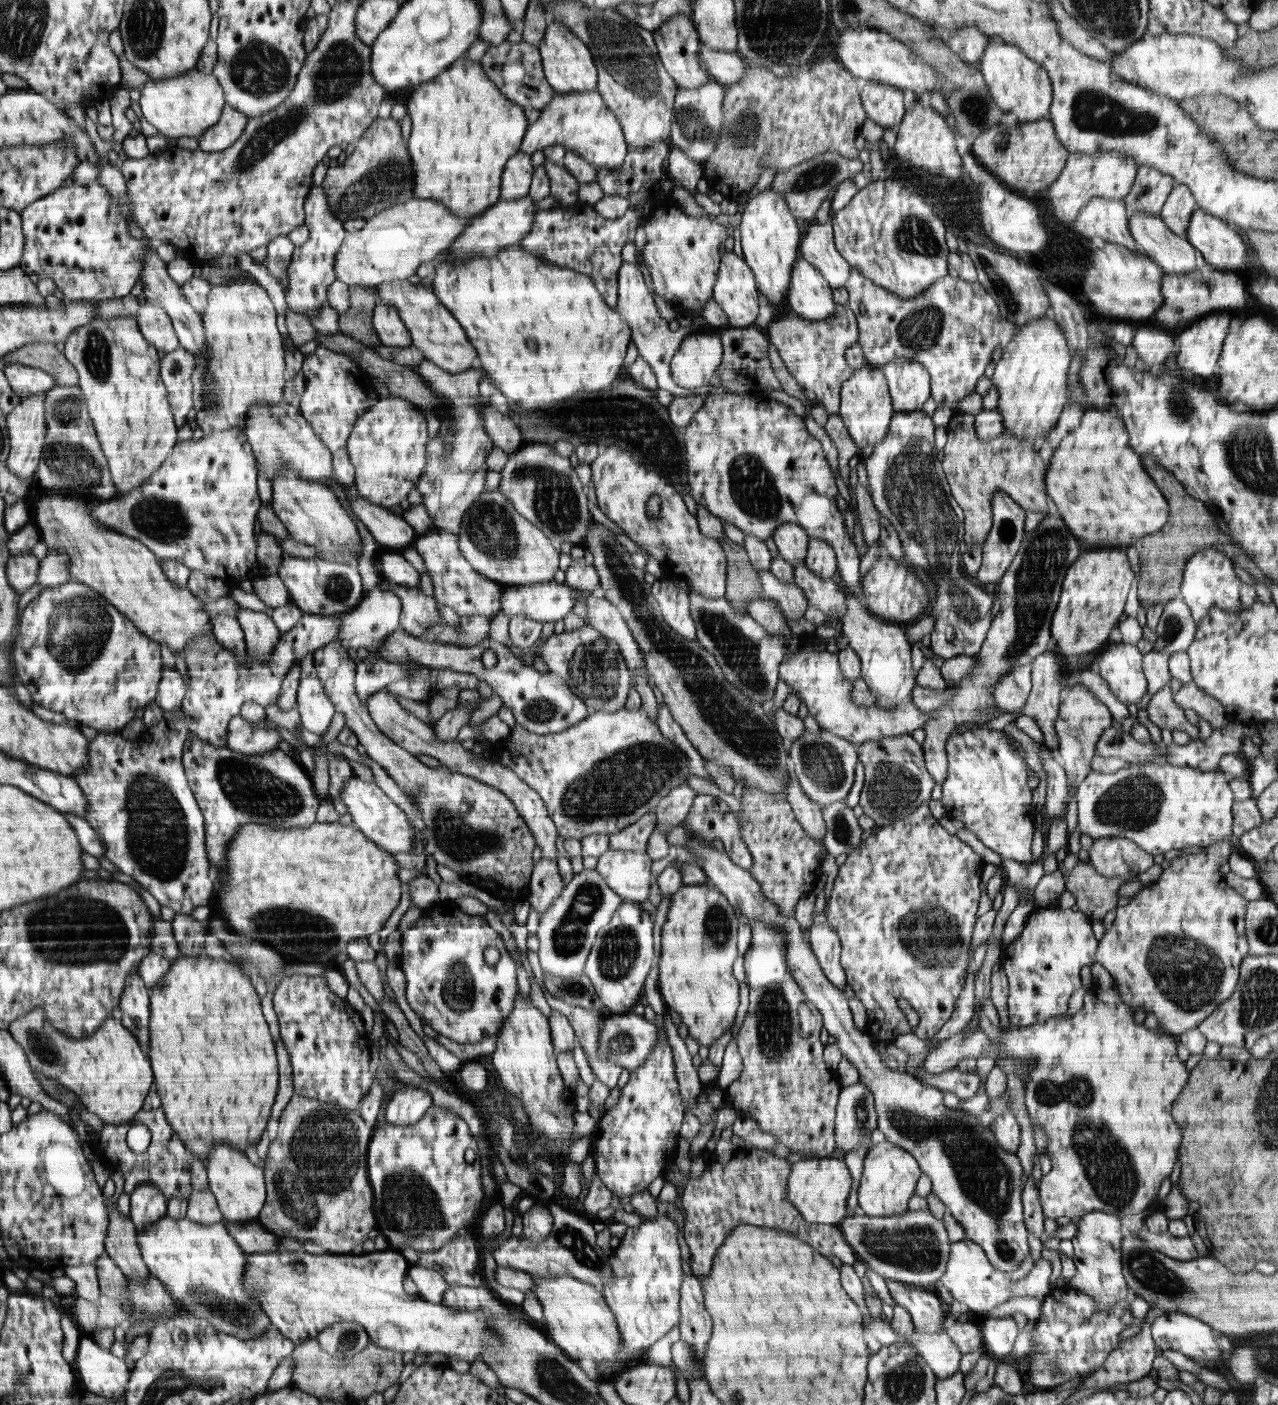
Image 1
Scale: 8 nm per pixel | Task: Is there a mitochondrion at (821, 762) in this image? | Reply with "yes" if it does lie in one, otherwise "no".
yes

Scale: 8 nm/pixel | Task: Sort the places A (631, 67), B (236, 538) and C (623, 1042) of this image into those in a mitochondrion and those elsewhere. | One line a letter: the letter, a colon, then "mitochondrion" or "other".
A: mitochondrion
B: other
C: mitochondrion

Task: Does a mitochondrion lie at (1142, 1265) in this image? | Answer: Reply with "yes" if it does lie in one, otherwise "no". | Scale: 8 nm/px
yes

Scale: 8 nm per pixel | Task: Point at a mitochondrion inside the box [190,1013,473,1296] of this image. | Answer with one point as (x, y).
(308, 1149)

